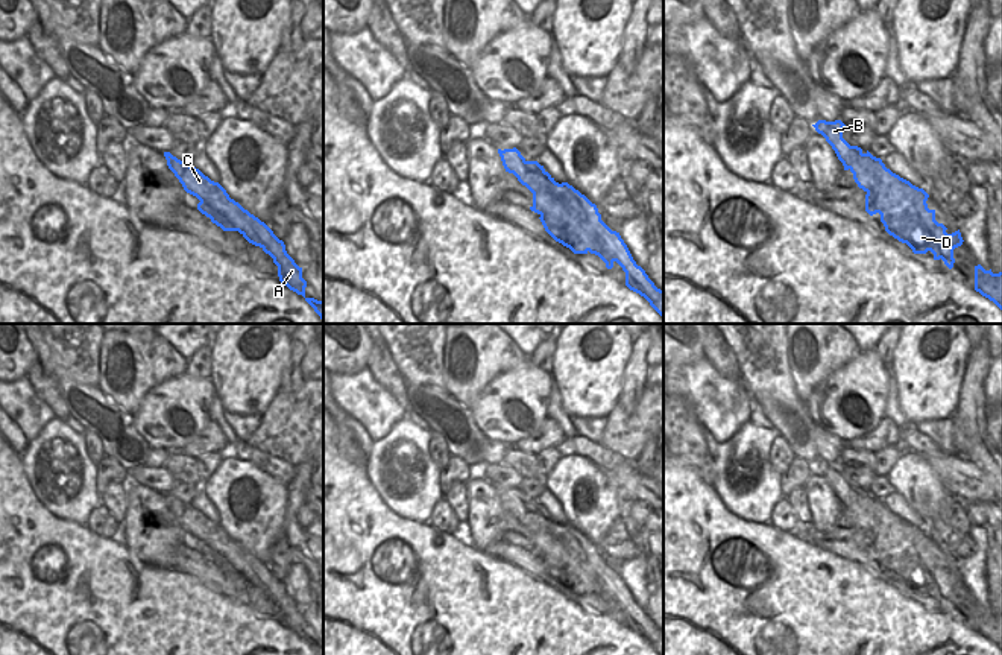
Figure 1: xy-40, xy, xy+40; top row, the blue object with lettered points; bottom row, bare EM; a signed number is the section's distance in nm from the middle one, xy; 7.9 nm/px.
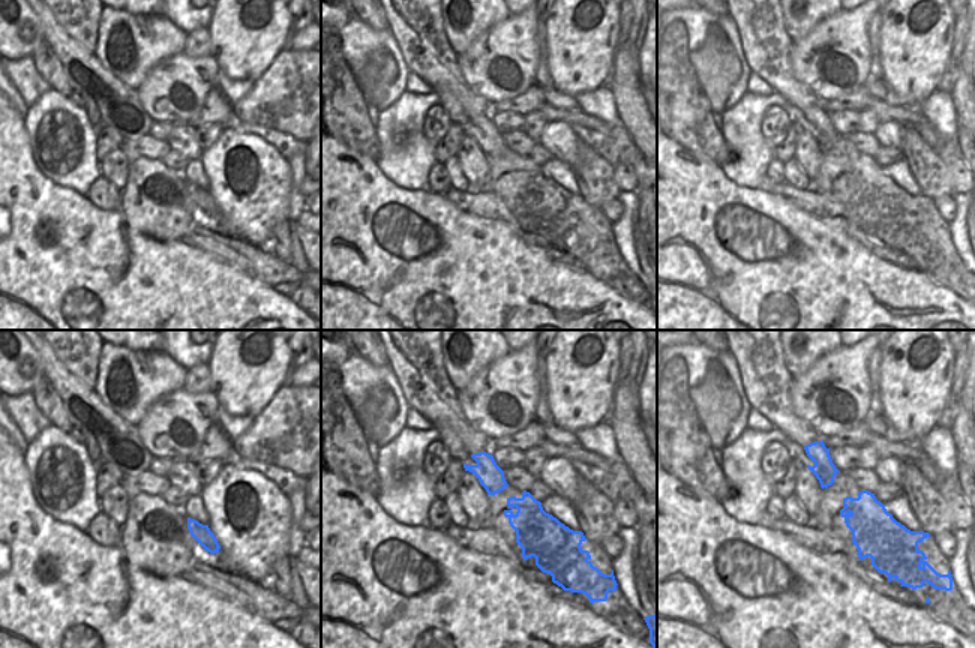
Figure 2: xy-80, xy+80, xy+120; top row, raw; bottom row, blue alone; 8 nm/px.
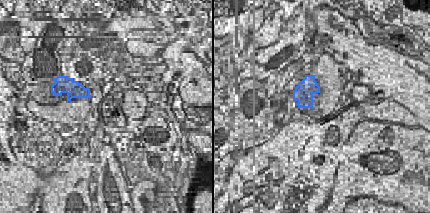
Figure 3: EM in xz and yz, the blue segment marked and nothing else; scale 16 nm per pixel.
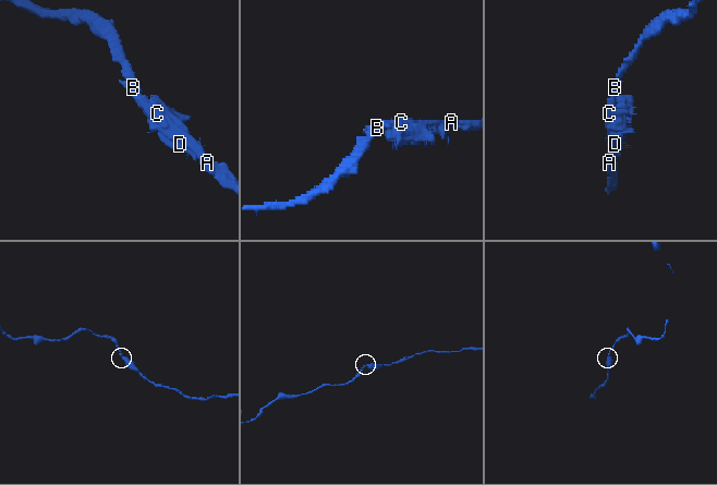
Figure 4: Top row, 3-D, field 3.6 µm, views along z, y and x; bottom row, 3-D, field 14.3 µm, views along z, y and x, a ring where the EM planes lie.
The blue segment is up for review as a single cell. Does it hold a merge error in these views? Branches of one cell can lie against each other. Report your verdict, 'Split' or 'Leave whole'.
Split

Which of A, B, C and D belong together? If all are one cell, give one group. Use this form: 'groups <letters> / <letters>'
groups A B C / D

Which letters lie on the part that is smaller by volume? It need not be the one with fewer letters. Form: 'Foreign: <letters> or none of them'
Foreign: D

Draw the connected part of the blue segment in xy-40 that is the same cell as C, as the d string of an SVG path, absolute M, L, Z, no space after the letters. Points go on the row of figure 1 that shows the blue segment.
M164 152L164 157L169 169L176 178L182 179L184 190L228 217L240 234L246 234L260 243L263 251L269 254L278 266L279 281L290 290L302 295L323 321L323 301L305 296L307 281L302 278L302 267L287 254L284 242L279 240L264 222L231 199L219 182L211 181L199 169L178 160L170 152Z

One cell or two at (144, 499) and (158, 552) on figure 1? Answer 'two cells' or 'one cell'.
one cell

